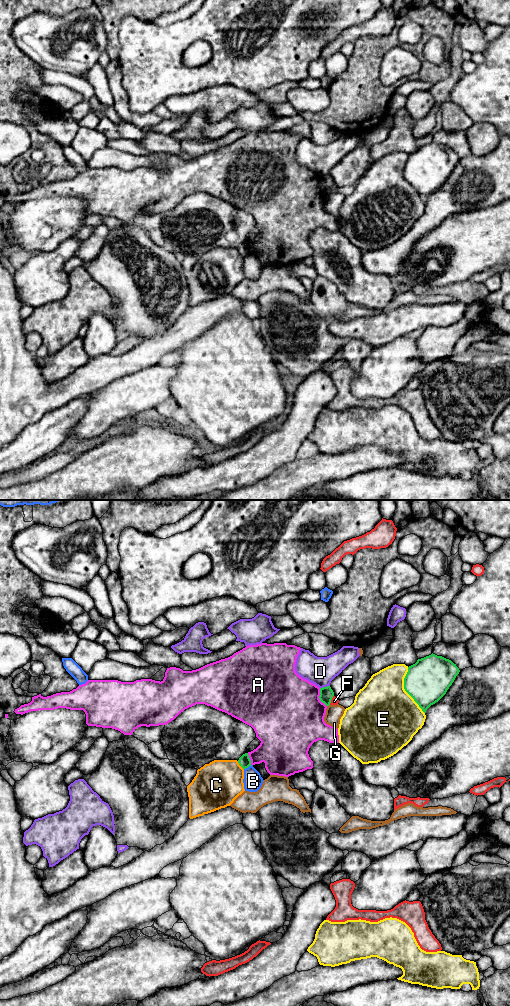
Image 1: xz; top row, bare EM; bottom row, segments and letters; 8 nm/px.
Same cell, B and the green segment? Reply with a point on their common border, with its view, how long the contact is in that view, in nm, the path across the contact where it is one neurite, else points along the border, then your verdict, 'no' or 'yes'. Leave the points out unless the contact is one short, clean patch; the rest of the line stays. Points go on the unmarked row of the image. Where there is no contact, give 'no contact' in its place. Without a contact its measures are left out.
xz (247, 255) | 70 nm | along xz (251, 253), (244, 257) | no

